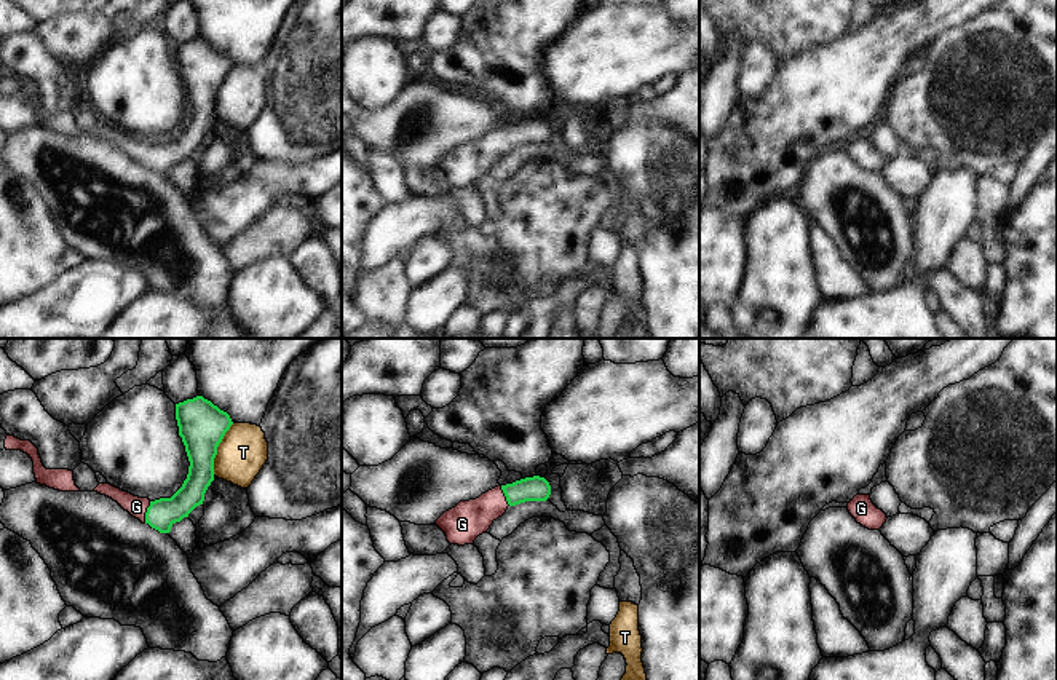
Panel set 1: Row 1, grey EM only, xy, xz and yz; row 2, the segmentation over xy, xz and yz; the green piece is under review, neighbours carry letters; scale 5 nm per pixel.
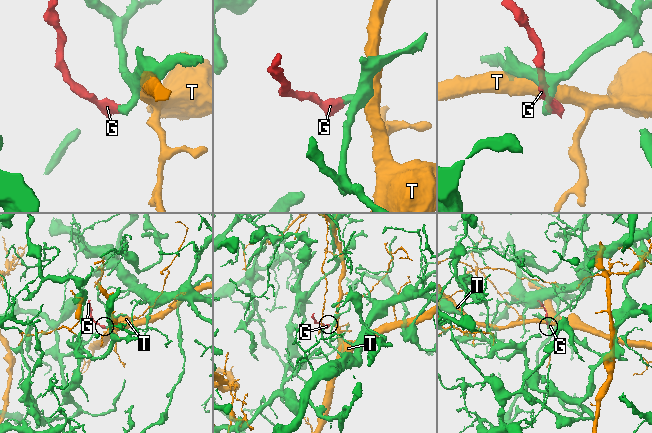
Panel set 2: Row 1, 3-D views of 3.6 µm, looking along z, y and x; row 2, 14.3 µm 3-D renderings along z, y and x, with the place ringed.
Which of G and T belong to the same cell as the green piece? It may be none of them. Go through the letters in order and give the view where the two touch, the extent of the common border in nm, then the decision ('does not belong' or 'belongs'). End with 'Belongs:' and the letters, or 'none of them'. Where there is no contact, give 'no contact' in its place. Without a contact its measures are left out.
G: contact in xy; length 120 nm; belongs
T: contact in xy; length 280 nm; does not belong
Belongs: G

